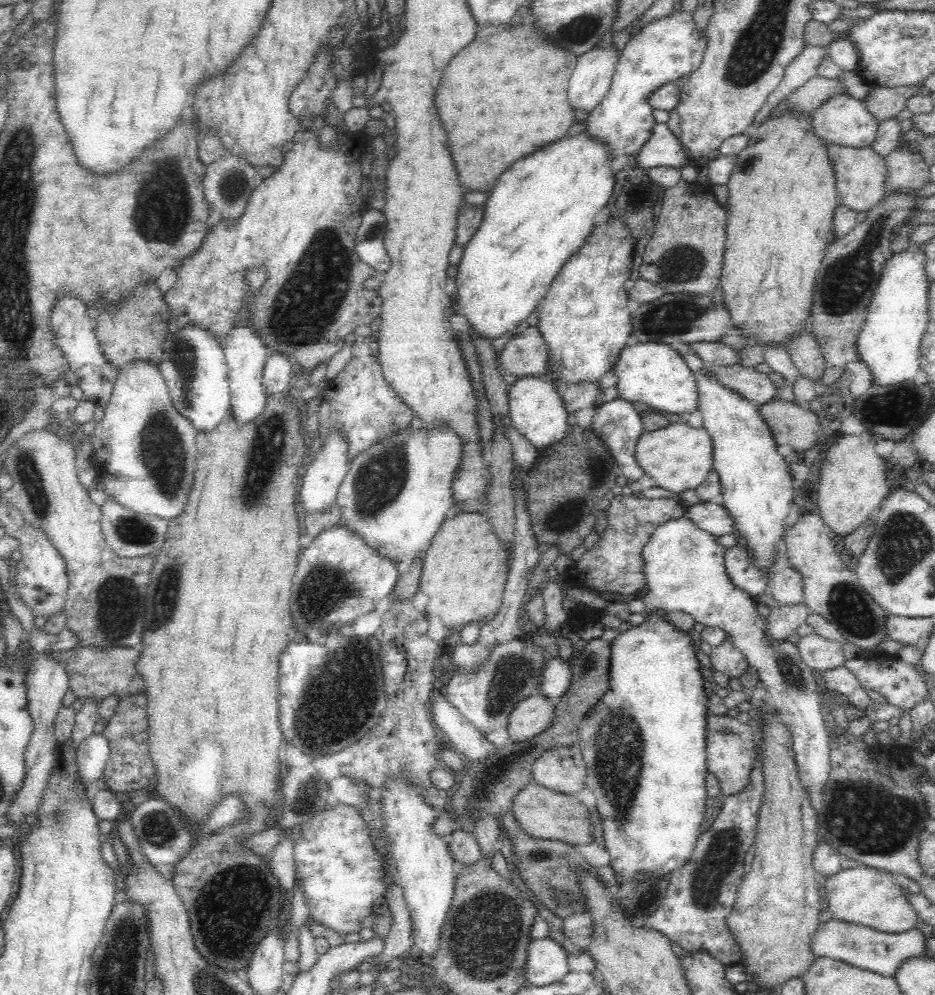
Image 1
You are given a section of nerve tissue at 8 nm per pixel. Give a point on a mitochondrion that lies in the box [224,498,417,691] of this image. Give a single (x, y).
(324, 587)

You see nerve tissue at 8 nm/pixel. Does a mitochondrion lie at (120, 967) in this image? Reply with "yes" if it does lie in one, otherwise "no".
yes

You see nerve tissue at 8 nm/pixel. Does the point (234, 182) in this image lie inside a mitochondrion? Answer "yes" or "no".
yes

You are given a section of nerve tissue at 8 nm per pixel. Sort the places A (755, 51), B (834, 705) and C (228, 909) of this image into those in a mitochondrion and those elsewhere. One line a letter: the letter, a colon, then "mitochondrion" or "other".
A: mitochondrion
B: other
C: mitochondrion

